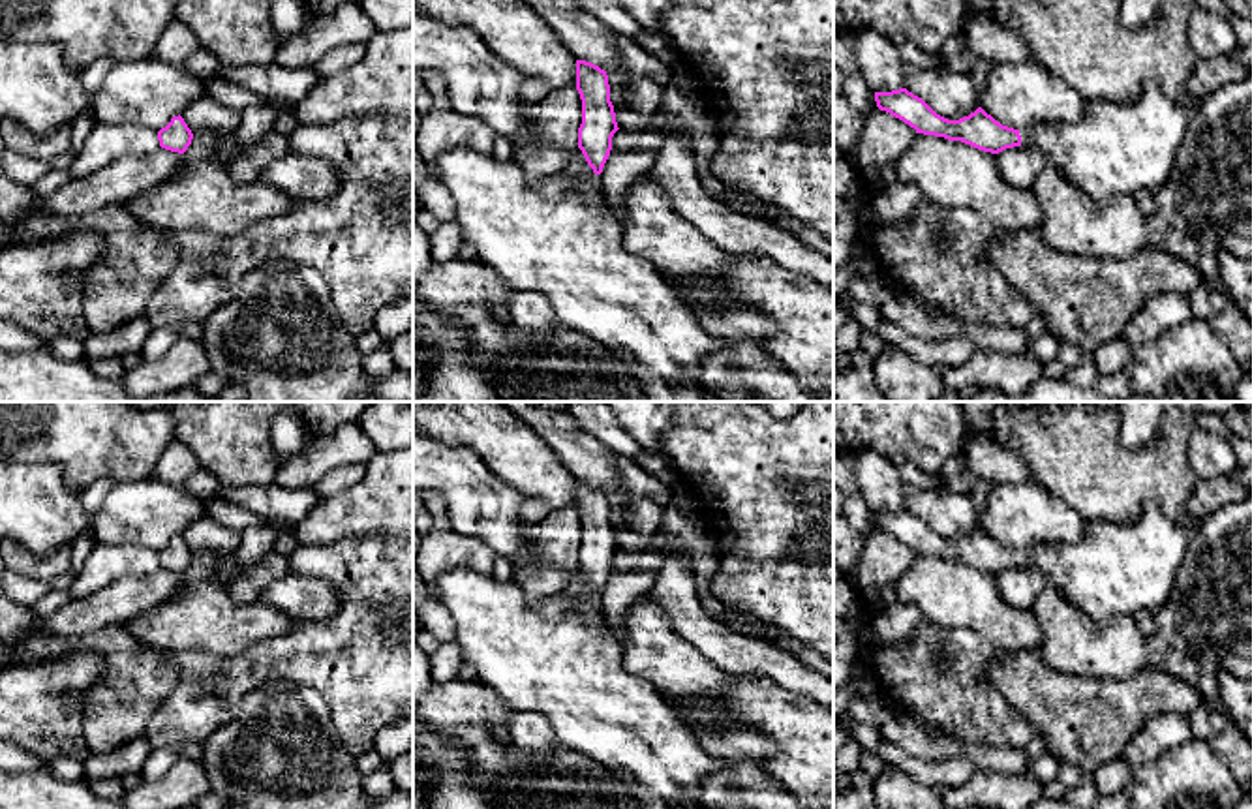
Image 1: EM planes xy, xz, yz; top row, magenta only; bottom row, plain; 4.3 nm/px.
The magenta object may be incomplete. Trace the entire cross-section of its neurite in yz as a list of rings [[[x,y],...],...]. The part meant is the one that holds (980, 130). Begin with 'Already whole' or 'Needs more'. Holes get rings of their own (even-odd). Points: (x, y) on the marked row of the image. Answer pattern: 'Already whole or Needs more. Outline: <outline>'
Needs more. Outline: [[[1156,81],[1147,83],[1136,101],[1091,99],[1077,122],[1027,130],[1002,126],[982,107],[948,120],[907,88],[875,92],[875,101],[916,133],[961,141],[991,154],[1036,146],[1047,163],[1098,203],[1164,186],[1175,171],[1190,118],[1190,109],[1169,99]]]

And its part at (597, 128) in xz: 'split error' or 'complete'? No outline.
split error

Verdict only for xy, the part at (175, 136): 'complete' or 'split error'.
complete

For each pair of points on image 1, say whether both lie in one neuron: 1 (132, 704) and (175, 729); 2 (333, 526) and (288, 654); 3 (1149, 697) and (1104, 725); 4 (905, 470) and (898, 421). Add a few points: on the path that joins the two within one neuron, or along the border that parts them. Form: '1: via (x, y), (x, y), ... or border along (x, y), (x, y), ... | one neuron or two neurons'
1: border along (179, 678), (143, 734) | two neurons
2: border along (365, 535), (299, 545) | two neurons
3: via (1138, 699), (1115, 714) | one neuron
4: border along (888, 457), (900, 457), (930, 473), (946, 462) | two neurons

